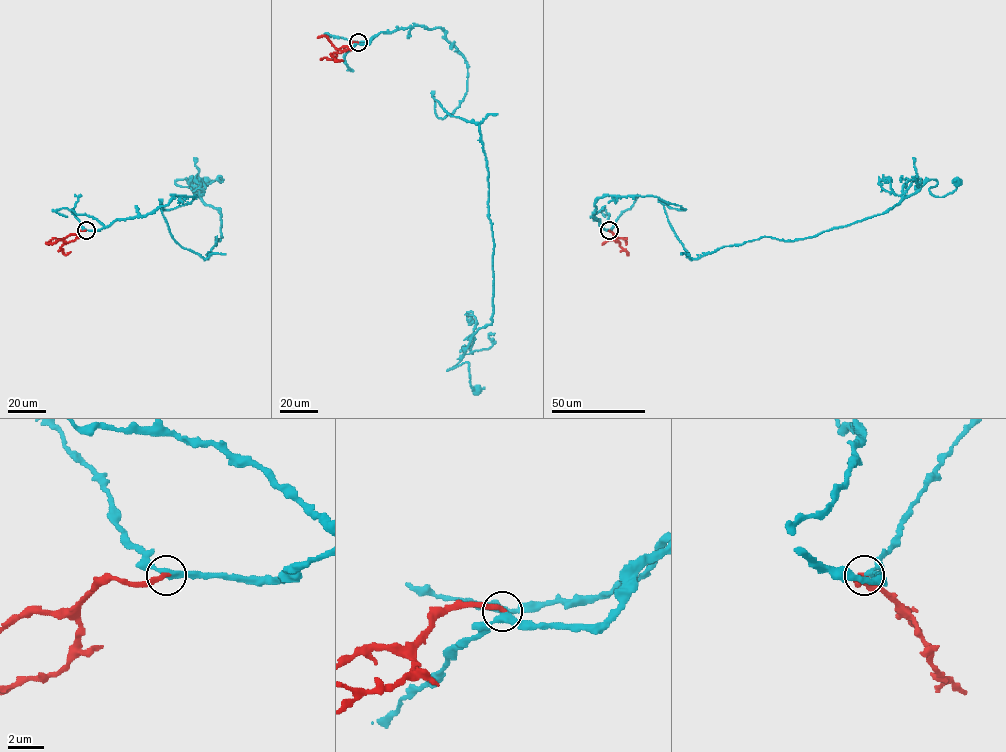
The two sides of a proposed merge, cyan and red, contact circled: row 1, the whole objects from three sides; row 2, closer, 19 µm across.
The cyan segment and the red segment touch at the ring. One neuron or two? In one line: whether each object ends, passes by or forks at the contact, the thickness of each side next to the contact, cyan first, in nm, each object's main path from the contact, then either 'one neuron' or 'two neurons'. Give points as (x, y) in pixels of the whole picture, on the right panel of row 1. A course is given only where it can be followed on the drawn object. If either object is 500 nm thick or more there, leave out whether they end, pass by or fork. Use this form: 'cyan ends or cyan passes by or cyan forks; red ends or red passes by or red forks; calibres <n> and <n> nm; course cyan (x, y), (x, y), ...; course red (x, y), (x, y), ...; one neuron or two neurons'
cyan passes by; red ends; calibres 360 and 280 nm; course cyan (609, 230), (596, 198), (655, 196), (685, 209), (660, 200), (697, 258), (812, 237), (956, 181); course red (609, 230), (617, 241), (608, 240), (605, 242); one neuron

